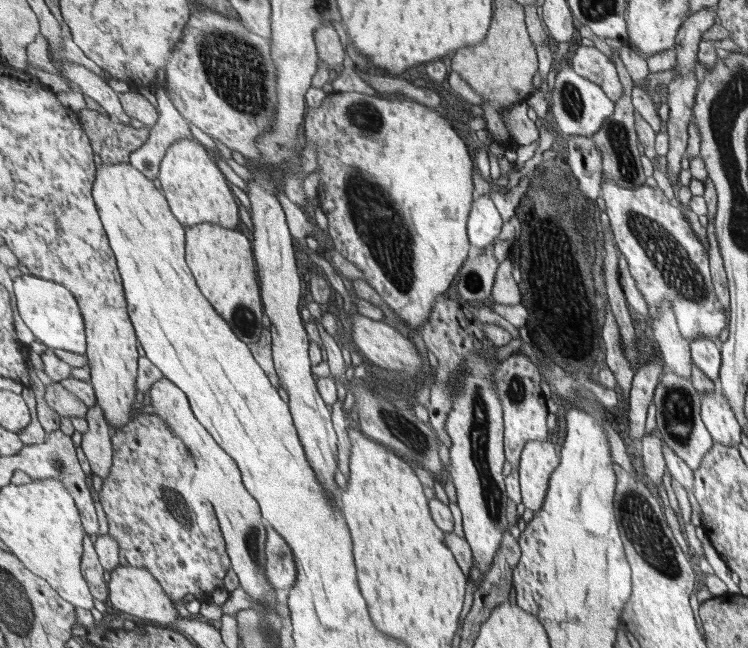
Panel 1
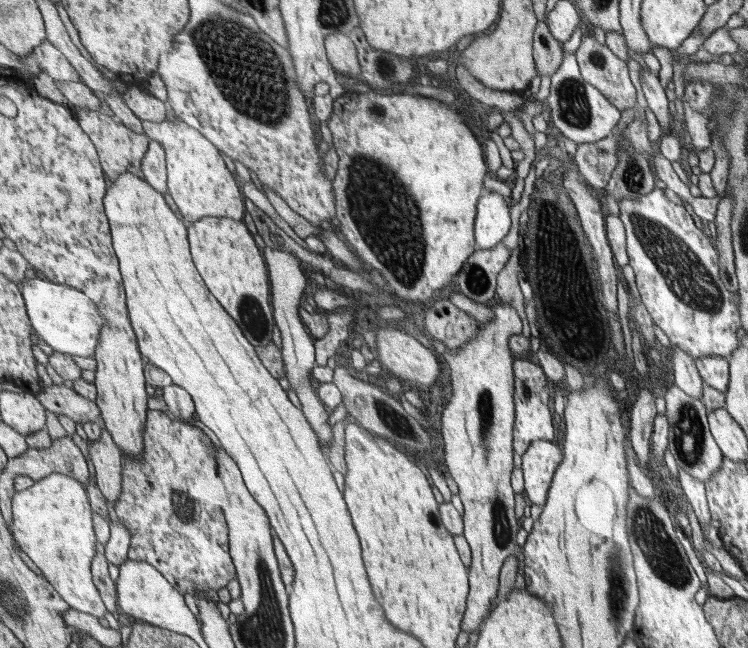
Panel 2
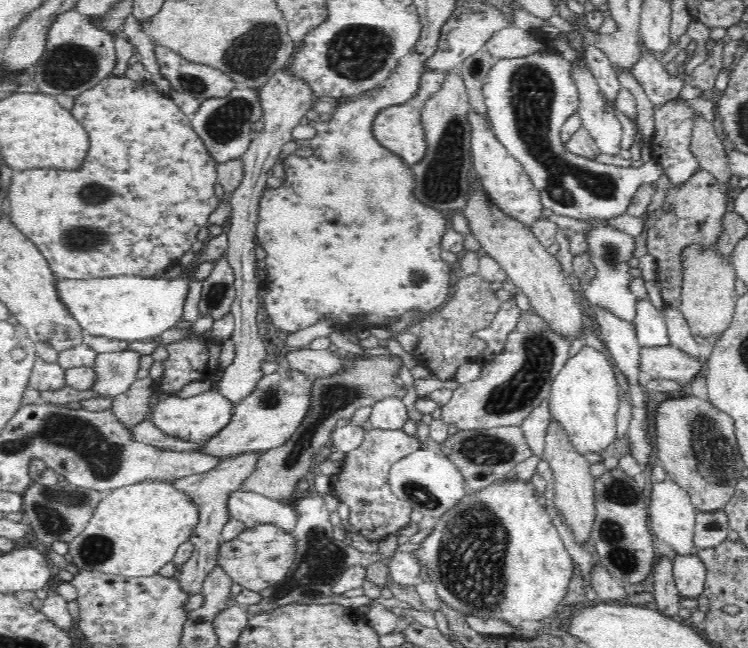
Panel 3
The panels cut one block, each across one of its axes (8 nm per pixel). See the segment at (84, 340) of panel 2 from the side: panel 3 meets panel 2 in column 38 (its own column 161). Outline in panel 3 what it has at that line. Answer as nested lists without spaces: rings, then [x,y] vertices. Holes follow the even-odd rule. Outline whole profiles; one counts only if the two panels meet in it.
[[[181,276],[54,277],[57,300],[84,332],[126,342],[156,341],[165,331],[174,328],[174,324],[183,319],[191,288],[190,280]]]

